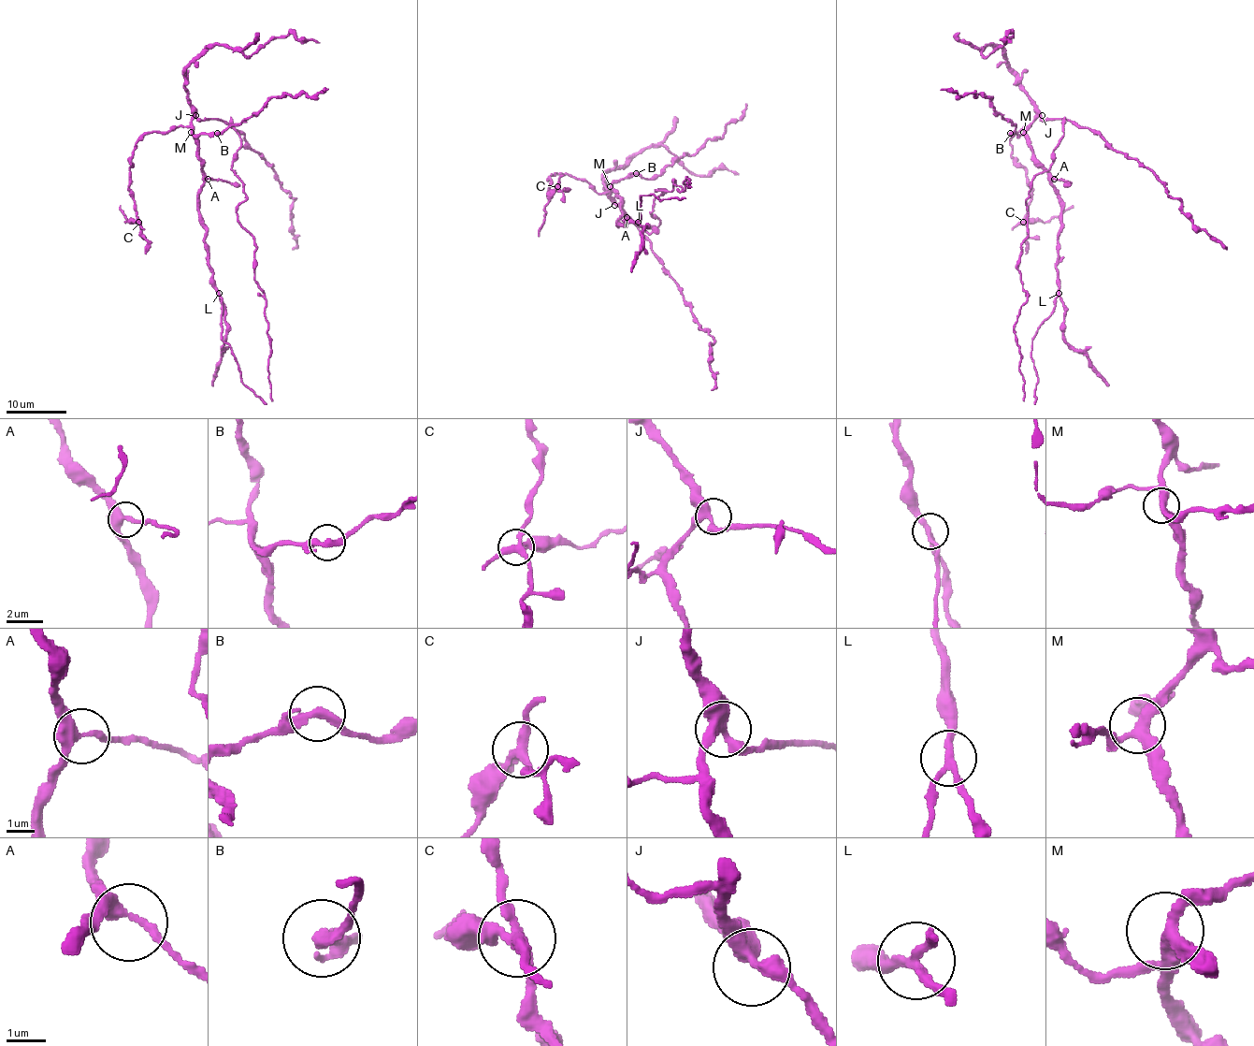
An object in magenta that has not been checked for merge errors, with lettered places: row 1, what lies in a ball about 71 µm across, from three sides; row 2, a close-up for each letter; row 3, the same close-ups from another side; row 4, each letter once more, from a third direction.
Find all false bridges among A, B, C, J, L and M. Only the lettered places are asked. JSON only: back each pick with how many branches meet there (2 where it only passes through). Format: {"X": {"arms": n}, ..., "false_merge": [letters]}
{"C": {"arms": 4}, "L": {"arms": 3}, "false_merge": ["C", "L"]}

